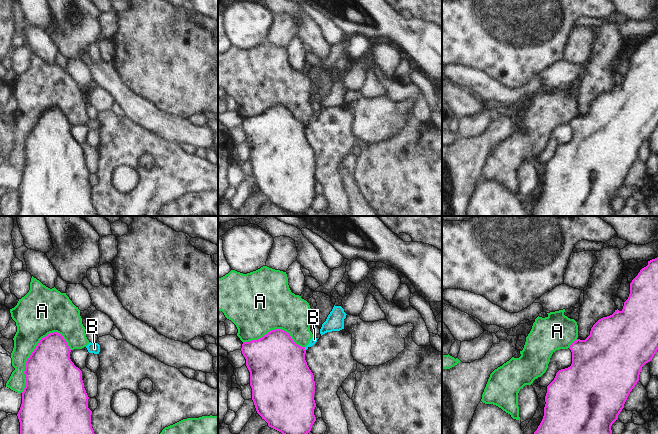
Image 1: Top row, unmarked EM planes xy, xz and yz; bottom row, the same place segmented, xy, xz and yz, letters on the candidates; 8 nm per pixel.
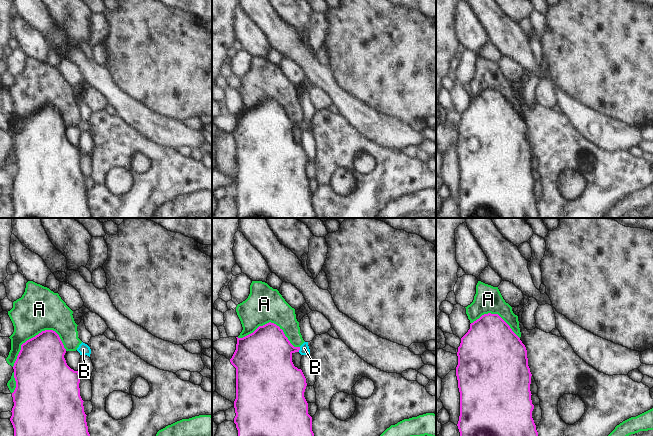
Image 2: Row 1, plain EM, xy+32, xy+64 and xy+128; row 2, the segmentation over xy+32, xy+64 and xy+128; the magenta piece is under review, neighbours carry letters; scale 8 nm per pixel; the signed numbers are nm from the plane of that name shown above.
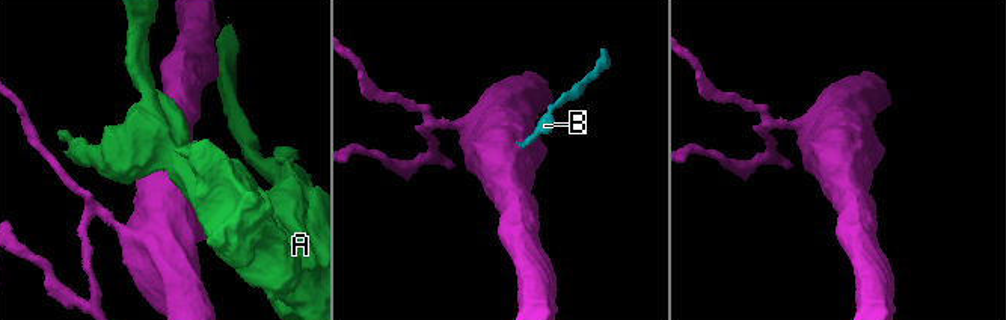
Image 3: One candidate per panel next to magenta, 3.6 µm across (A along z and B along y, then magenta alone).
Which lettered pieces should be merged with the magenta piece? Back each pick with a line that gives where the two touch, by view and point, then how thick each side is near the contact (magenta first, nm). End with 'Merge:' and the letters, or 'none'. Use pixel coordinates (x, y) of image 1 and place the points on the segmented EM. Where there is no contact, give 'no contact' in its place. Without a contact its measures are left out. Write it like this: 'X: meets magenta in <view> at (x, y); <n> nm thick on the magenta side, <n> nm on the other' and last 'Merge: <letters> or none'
B: meets magenta in xz at (304, 349); 460 nm thick on the magenta side, 50 nm on the other
Merge: B

